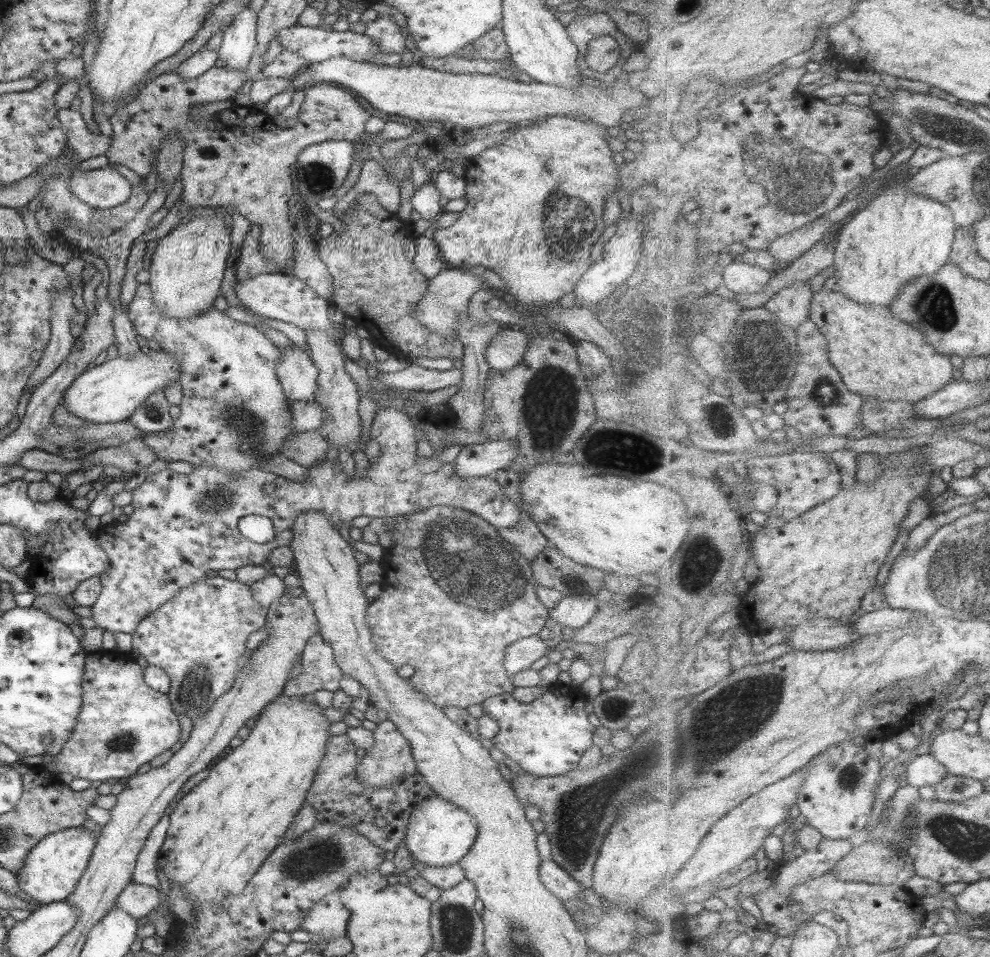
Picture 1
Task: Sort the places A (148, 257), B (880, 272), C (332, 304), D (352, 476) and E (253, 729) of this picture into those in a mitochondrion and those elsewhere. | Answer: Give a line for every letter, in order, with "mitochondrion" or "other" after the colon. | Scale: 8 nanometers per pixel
A: other
B: other
C: other
D: other
E: other

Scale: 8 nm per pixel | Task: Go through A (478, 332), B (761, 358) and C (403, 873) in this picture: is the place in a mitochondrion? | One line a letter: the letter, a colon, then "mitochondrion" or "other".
A: other
B: mitochondrion
C: other

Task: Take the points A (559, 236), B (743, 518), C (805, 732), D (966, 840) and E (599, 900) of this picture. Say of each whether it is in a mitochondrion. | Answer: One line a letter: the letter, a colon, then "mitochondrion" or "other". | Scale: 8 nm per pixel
A: mitochondrion
B: other
C: other
D: mitochondrion
E: other

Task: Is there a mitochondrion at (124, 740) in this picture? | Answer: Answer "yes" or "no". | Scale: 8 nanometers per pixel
yes

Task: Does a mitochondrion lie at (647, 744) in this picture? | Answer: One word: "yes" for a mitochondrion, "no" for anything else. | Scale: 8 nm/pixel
no

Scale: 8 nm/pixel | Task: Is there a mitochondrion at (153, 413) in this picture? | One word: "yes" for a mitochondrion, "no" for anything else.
yes

